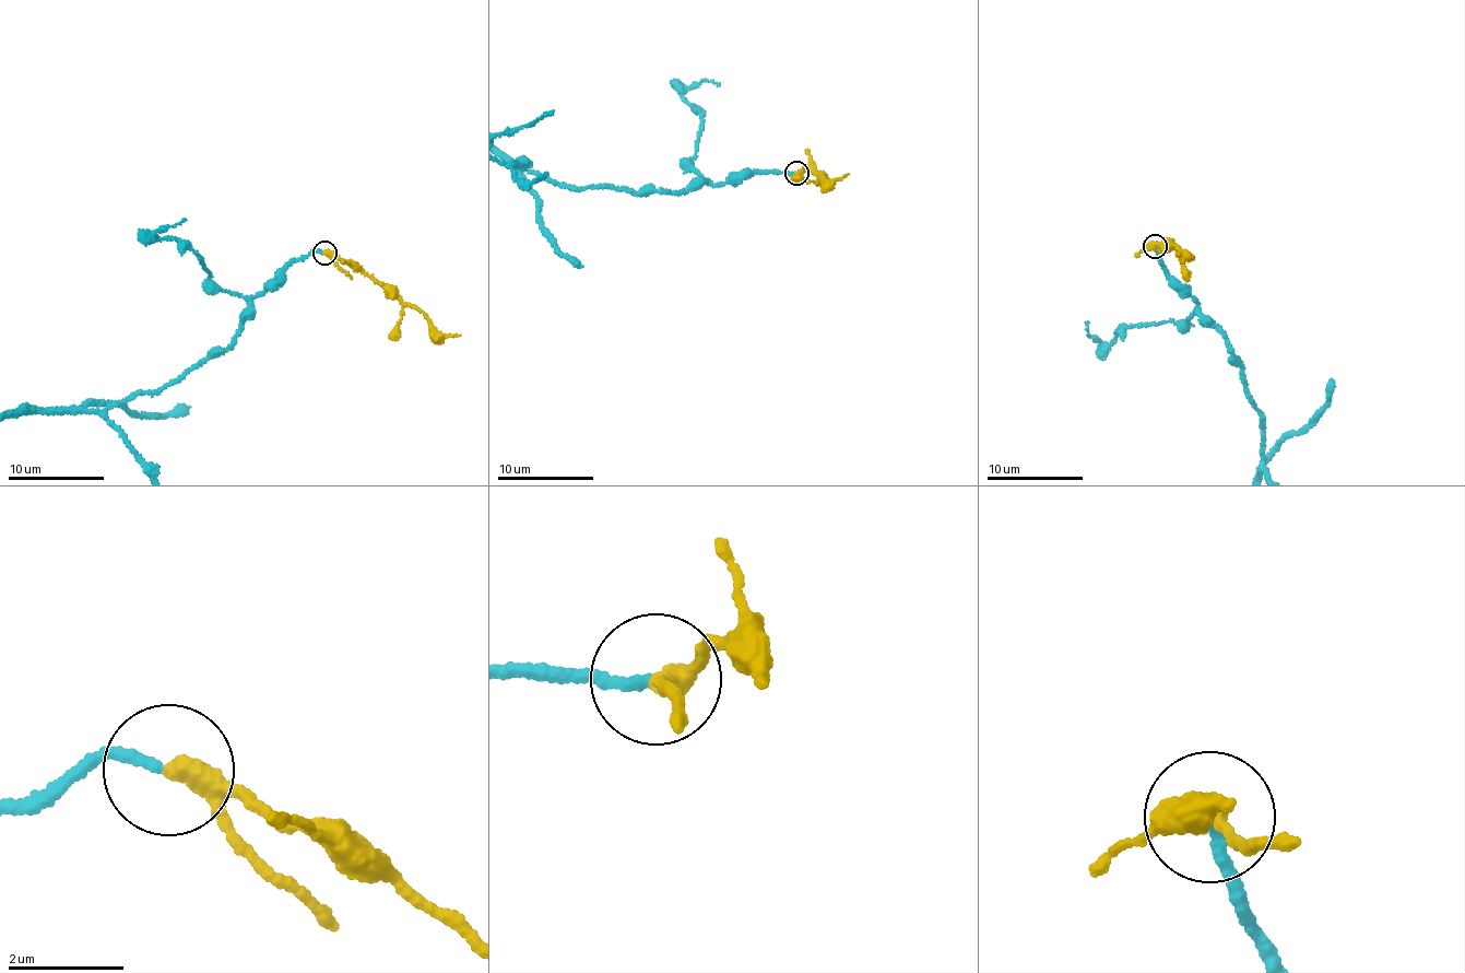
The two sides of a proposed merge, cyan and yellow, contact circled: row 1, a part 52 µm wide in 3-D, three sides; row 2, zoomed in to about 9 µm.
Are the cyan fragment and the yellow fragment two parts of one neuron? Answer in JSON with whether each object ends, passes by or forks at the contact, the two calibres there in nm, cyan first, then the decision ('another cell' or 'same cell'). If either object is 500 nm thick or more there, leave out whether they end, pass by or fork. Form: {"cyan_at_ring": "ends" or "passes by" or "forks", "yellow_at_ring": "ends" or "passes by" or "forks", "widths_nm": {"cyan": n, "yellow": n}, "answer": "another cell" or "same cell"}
{"cyan_at_ring": "ends", "yellow_at_ring": "passes by", "widths_nm": {"cyan": 180, "yellow": 300}, "answer": "same cell"}

